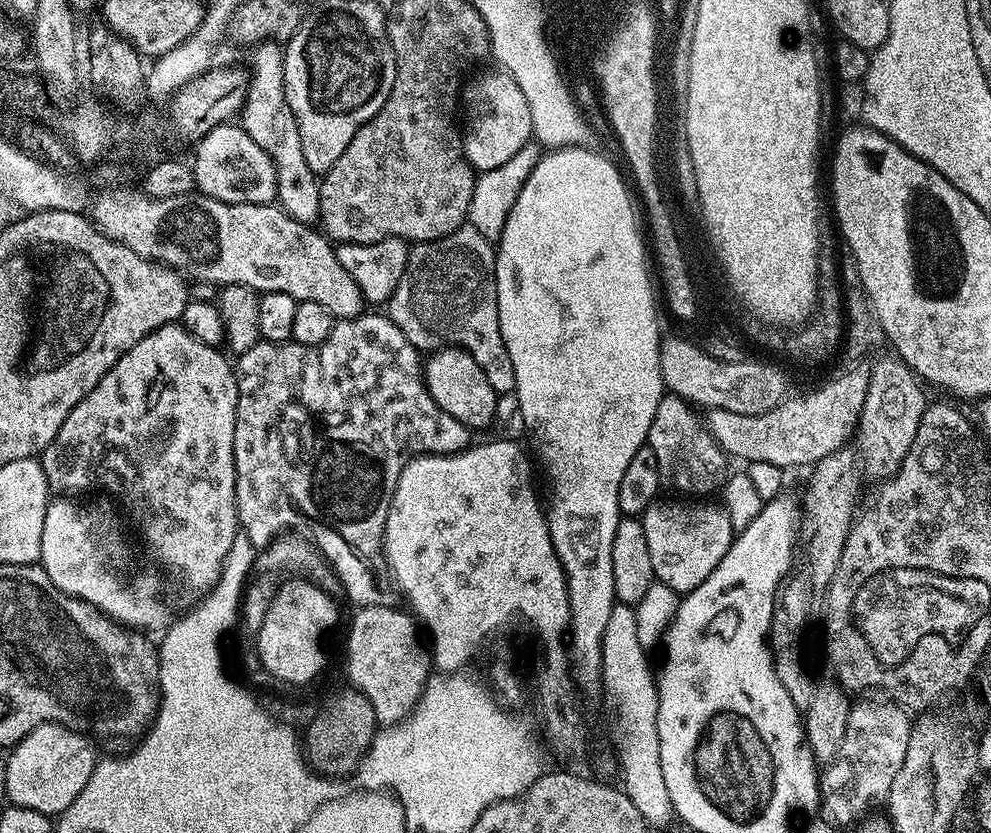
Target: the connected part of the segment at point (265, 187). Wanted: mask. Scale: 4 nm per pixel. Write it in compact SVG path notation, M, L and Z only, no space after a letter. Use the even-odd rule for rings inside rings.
M225 122L214 126L200 137L195 148L196 157L191 157L190 163L196 188L203 195L227 204L276 200L274 162L270 154L266 154L266 150L262 150L262 146L258 146L258 142L254 142L254 138L250 138L250 134L246 134L246 130L239 123Z

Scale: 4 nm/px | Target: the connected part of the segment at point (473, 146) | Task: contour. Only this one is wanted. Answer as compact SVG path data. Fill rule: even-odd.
M495 71L484 72L477 80L469 79L462 88L462 108L468 111L468 125L462 128L464 157L477 173L502 166L502 162L518 154L534 136L530 106L526 94L522 94L522 86L514 82L510 73Z

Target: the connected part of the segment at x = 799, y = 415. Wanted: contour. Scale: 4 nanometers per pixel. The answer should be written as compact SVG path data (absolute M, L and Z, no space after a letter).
M852 366L847 370L849 372L840 372L833 380L826 381L821 388L805 396L793 395L762 414L734 414L734 410L709 408L706 412L708 433L729 457L737 456L748 464L770 463L781 470L800 468L803 464L815 466L826 454L834 454L834 450L845 447L858 428L869 369Z

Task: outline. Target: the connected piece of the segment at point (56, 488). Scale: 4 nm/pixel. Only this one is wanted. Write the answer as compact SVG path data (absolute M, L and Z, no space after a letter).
M173 322L146 334L138 346L134 346L105 376L70 410L66 422L62 422L62 430L54 434L54 442L39 457L40 465L44 467L44 473L48 479L48 487L56 494L88 494L91 488L101 488L109 492L121 509L132 515L138 531L144 535L148 548L160 560L168 560L168 568L180 575L180 580L192 592L207 594L218 582L222 574L222 566L226 562L226 554L230 554L230 546L234 546L234 538L240 532L238 522L238 510L236 509L236 467L234 466L234 422L238 414L238 382L233 361L219 347L202 342L190 334L183 323Z

